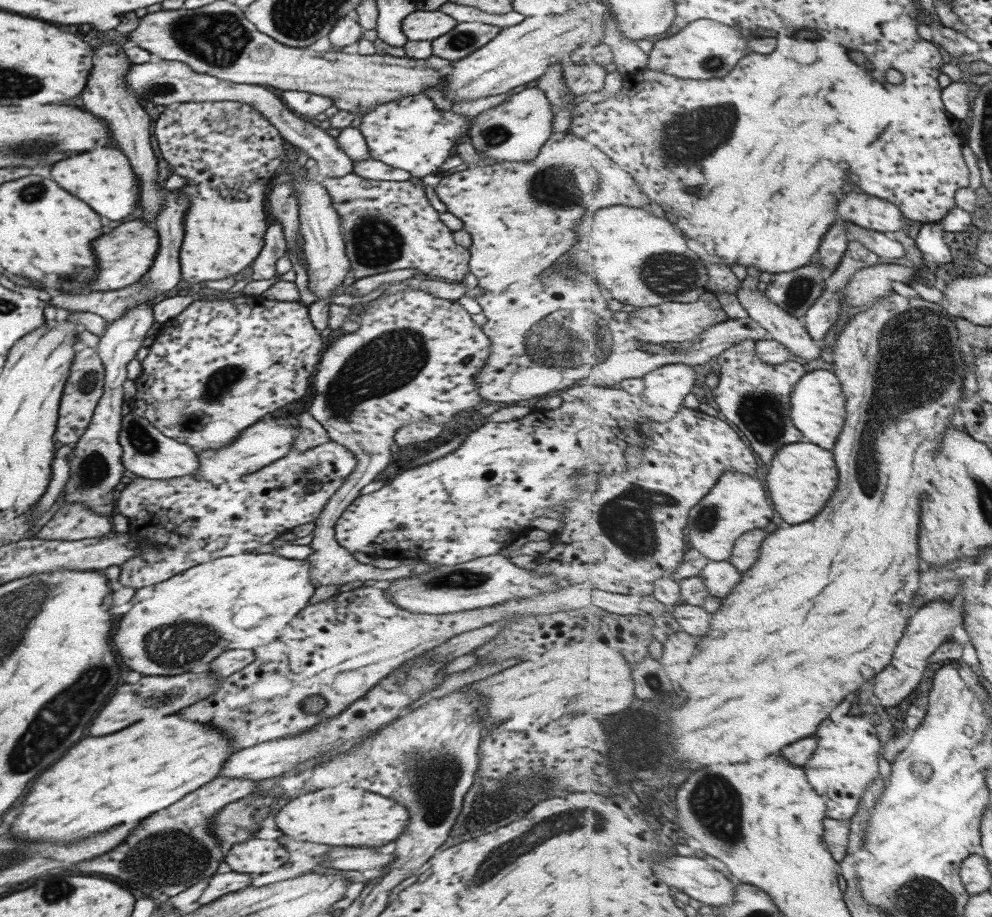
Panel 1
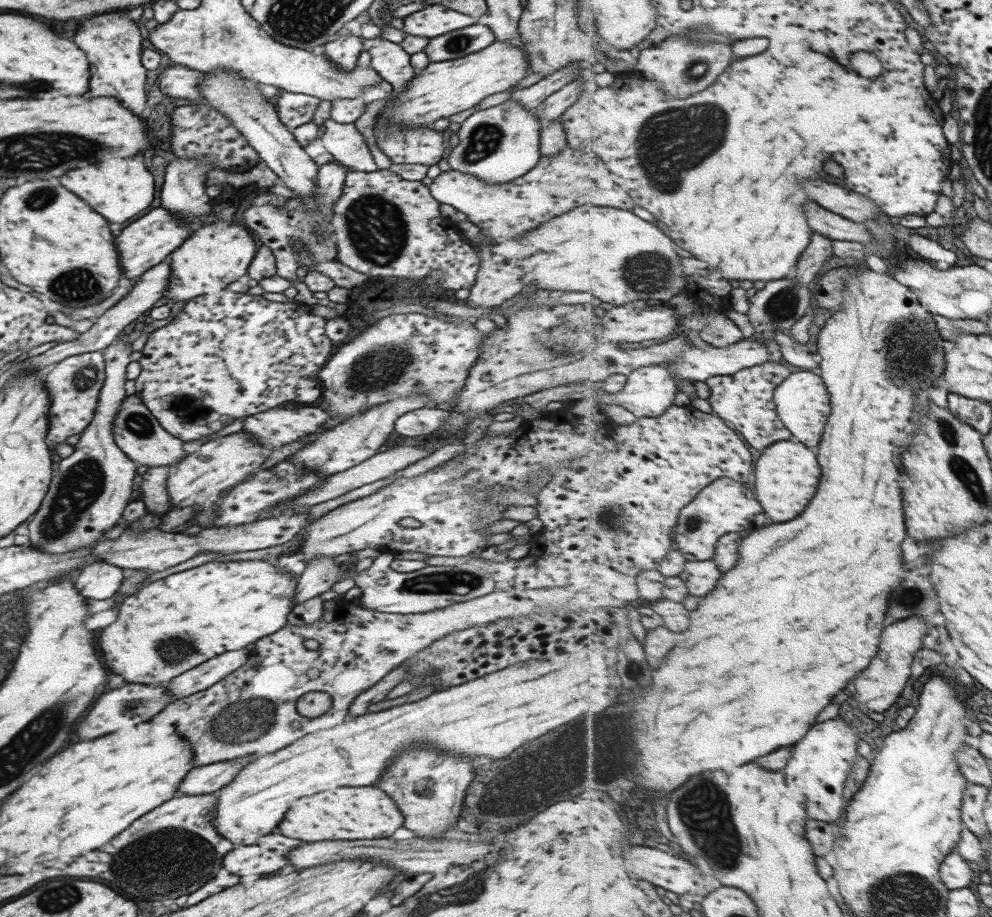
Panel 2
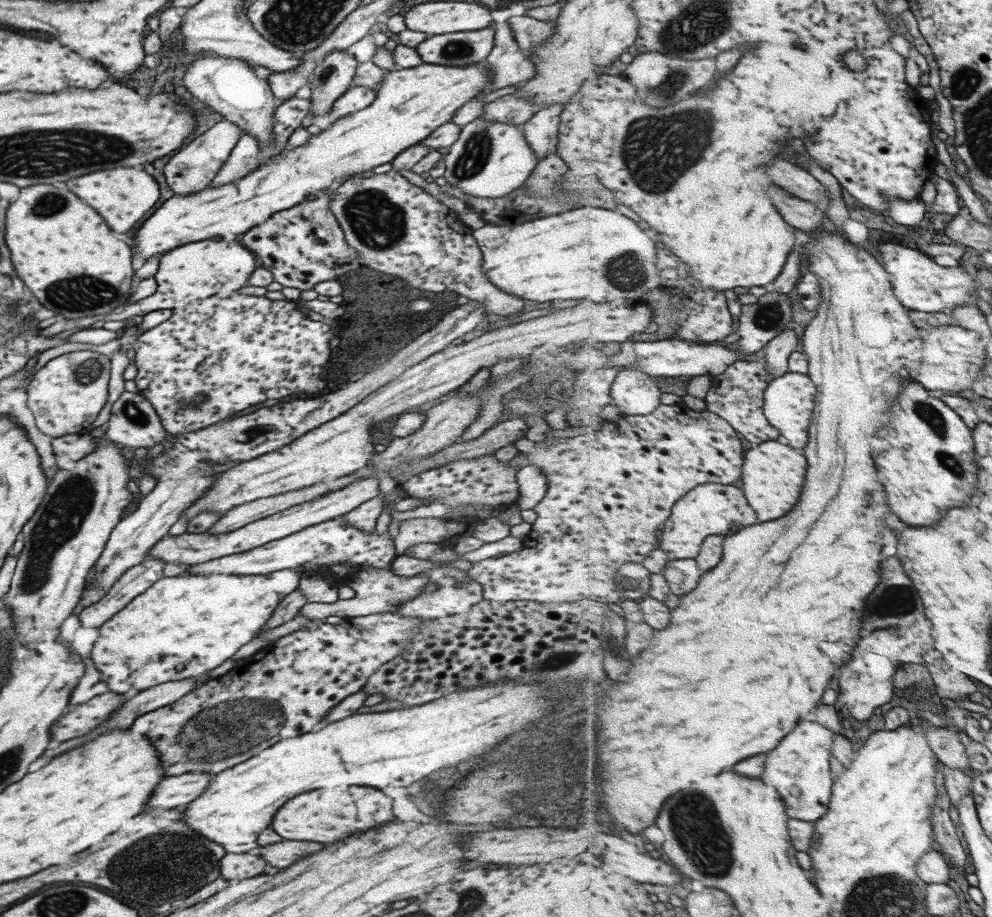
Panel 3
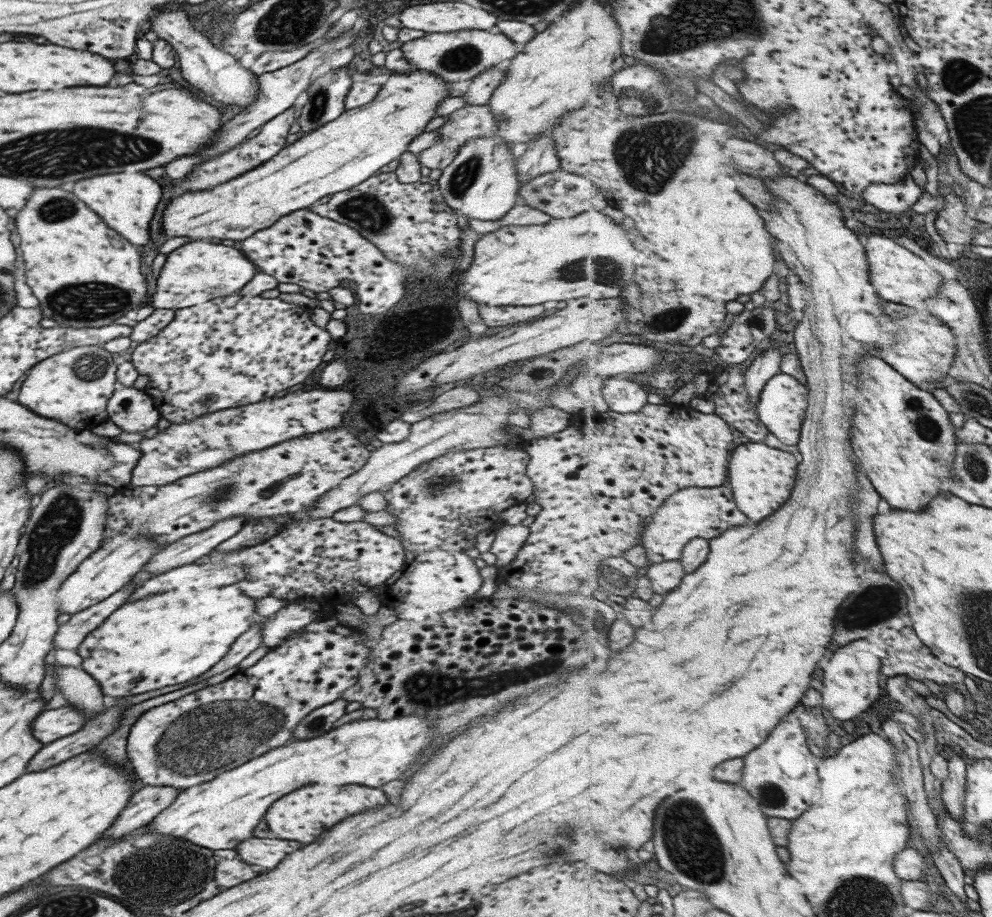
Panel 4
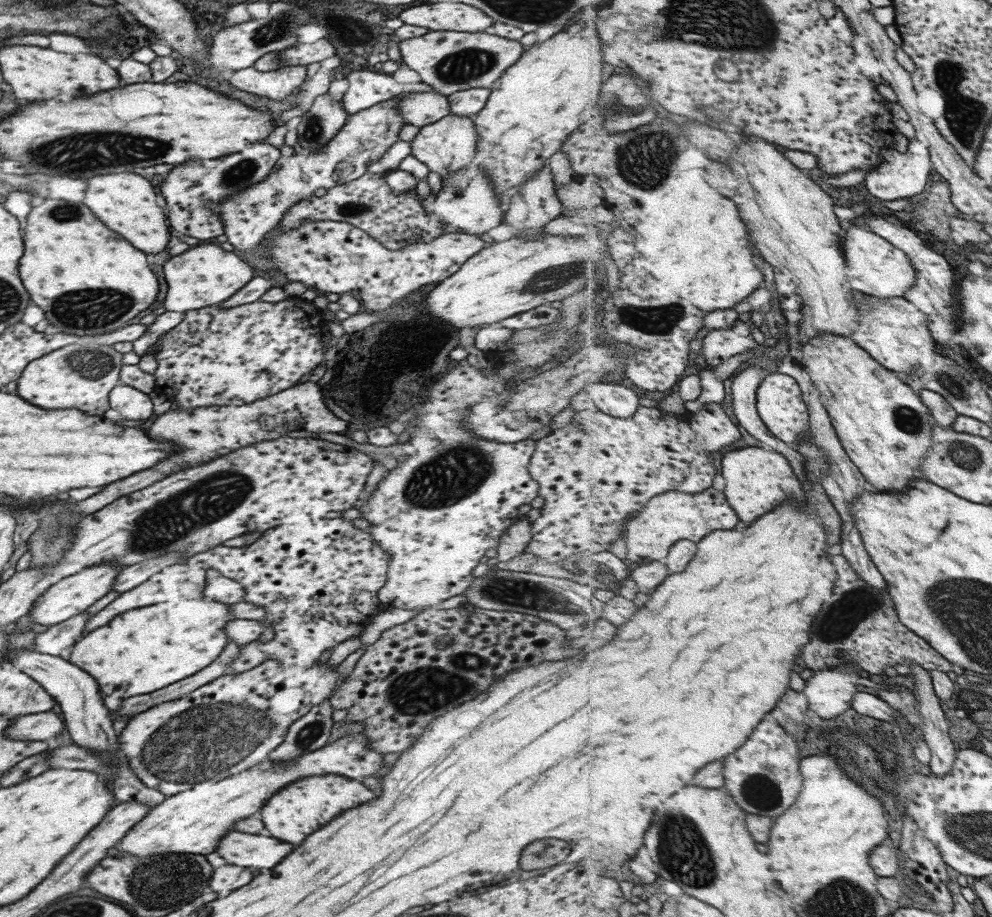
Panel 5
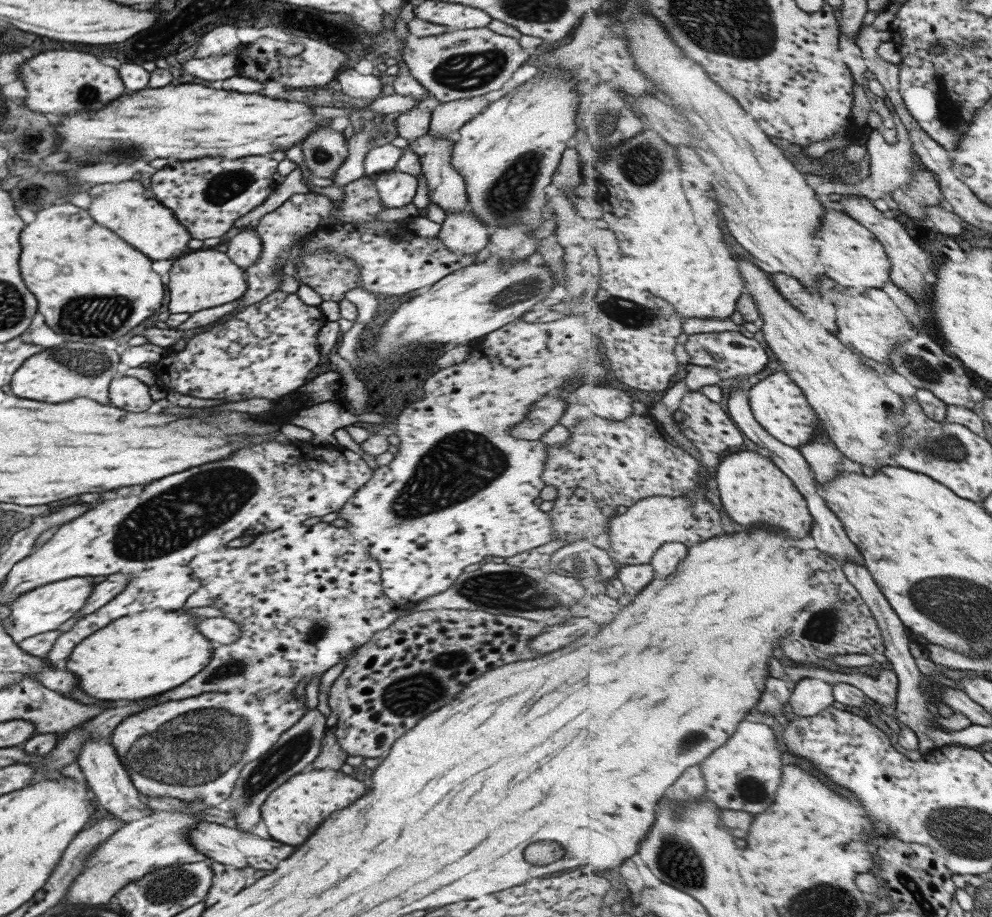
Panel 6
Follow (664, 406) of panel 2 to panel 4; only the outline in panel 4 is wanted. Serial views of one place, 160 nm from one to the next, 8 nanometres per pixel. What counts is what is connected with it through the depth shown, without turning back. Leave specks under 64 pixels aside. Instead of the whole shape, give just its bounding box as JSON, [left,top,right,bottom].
[602,376,649,413]

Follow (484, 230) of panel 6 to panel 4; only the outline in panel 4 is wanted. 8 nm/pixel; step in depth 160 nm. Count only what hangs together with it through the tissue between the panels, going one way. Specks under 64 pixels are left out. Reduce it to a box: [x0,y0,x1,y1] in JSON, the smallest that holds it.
[437,136,518,220]

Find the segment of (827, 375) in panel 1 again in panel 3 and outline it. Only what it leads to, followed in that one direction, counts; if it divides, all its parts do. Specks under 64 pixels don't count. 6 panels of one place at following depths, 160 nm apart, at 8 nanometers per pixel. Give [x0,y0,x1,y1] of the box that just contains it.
[765,370,818,450]

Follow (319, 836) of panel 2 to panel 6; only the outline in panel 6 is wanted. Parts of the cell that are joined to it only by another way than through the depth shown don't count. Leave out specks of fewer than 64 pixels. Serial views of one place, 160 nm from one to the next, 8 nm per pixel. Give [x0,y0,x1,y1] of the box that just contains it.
[261,769,365,846]

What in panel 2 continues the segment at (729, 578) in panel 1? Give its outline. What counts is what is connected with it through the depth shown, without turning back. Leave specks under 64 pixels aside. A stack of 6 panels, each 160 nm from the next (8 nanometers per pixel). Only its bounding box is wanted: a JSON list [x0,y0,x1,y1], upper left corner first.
[680,559,724,597]

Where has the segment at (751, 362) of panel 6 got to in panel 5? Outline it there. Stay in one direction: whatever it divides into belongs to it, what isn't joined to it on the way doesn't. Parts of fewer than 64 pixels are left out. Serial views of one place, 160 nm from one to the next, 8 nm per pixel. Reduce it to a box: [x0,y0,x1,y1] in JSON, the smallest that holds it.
[701,320,757,366]

